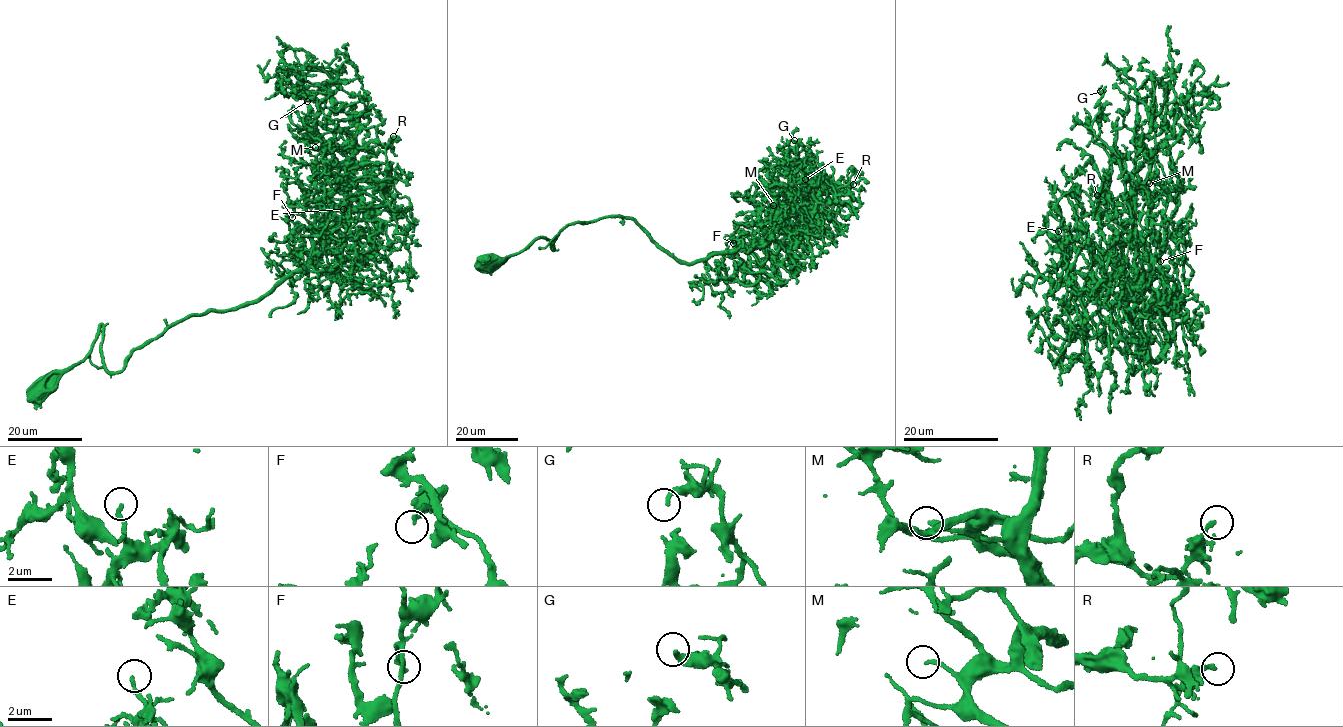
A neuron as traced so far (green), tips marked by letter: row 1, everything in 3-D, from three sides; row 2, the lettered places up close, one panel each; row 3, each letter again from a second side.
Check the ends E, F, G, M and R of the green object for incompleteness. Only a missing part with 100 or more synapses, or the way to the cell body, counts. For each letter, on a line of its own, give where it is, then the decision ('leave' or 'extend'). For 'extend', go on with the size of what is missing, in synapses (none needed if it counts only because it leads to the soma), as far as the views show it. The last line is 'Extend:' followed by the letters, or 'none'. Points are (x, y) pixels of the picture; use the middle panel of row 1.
E: place (805, 179); leave
F: place (733, 243); leave
G: place (794, 140); leave
M: place (773, 205); extend; 110 synapses
R: place (853, 184); leave
Extend: M

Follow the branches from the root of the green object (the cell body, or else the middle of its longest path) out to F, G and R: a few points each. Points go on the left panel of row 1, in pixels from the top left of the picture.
F: (39, 390), (100, 326), (117, 372), (177, 322), (253, 303), (312, 243), (335, 256), (292, 217)
G: (39, 390), (100, 326), (117, 372), (177, 322), (253, 303), (308, 263), (316, 206), (357, 141), (307, 101)
R: (39, 390), (100, 326), (117, 372), (177, 322), (253, 303), (303, 268), (339, 169), (393, 136)

